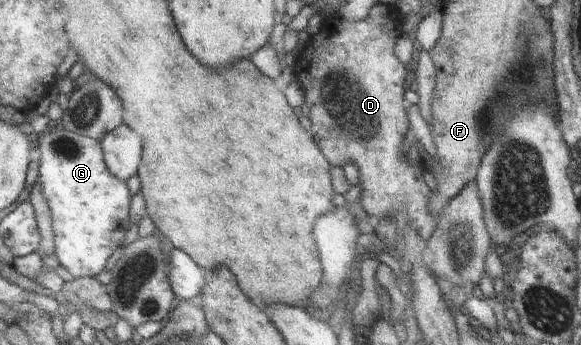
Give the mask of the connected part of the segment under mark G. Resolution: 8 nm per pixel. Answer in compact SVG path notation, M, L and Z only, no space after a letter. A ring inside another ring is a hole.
M59 125L40 135L38 184L48 199L54 229L54 251L60 265L74 278L95 278L107 265L107 259L121 245L129 227L129 191L122 179L116 178L106 165L102 144L84 134L68 132Z

